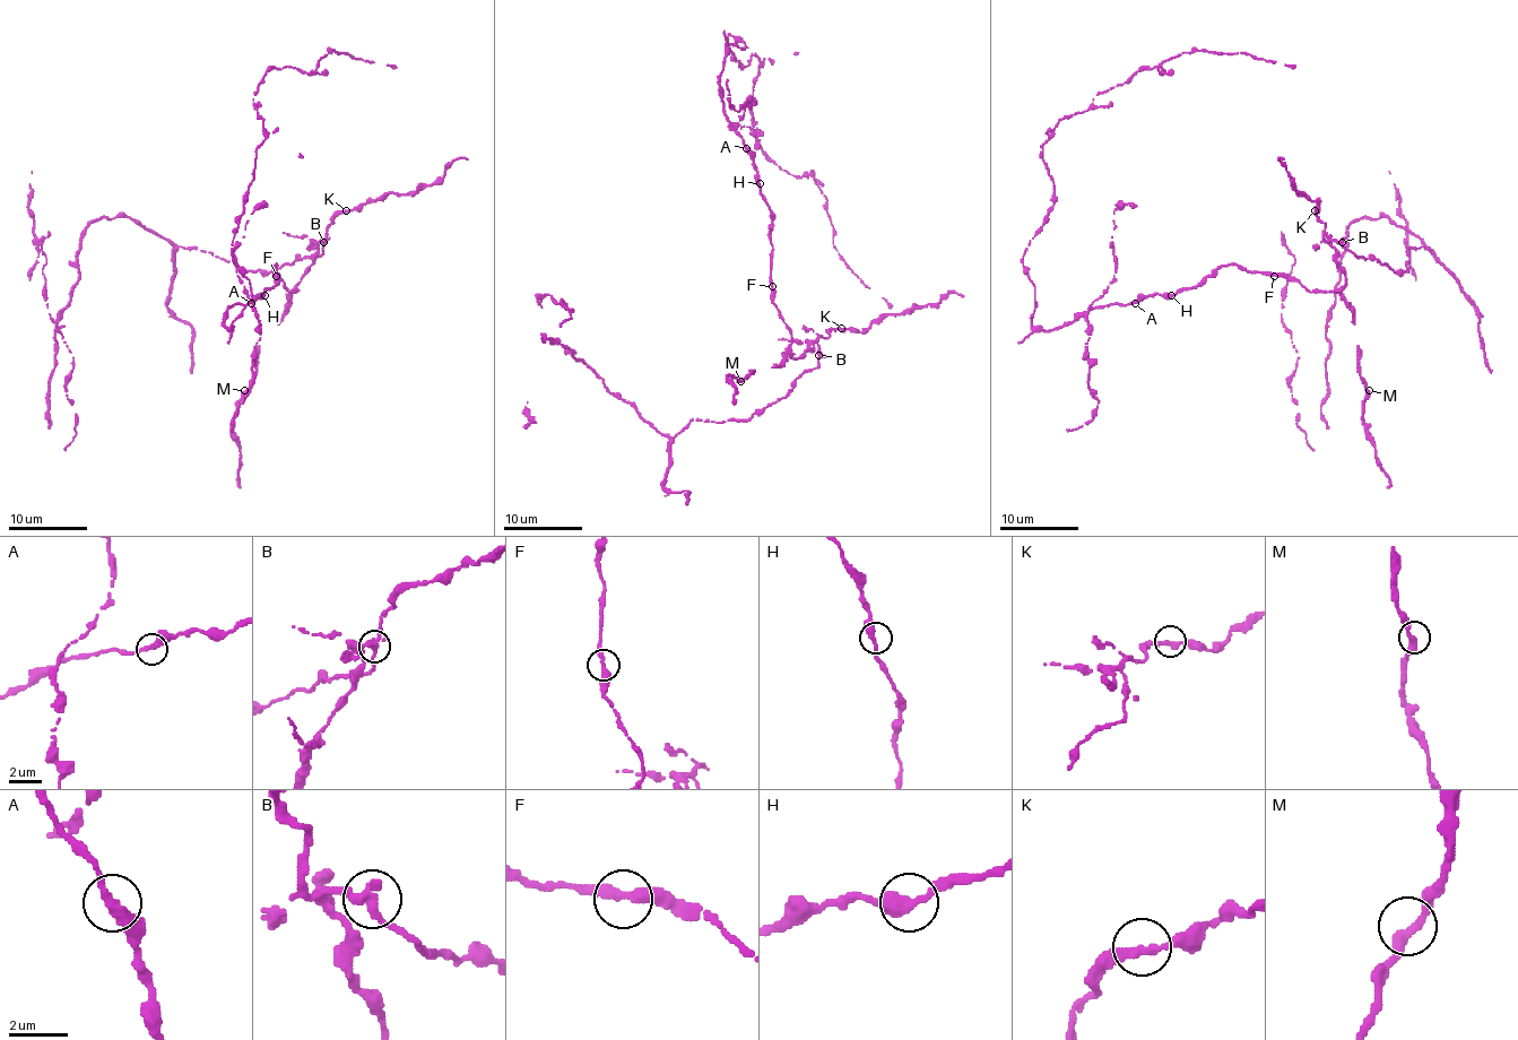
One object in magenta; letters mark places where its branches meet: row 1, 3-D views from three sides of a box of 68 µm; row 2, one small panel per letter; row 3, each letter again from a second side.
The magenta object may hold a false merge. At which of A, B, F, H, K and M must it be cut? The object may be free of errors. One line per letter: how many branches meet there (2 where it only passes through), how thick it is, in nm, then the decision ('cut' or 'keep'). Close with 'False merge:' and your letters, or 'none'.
A: branches 2; calibre 320 nm; keep
B: branches 2; calibre 320 nm; cut
F: branches 2; calibre 340 nm; keep
H: branches 2; calibre 360 nm; keep
K: branches 2; calibre 320 nm; keep
M: branches 2; calibre 320 nm; keep
False merge: B

